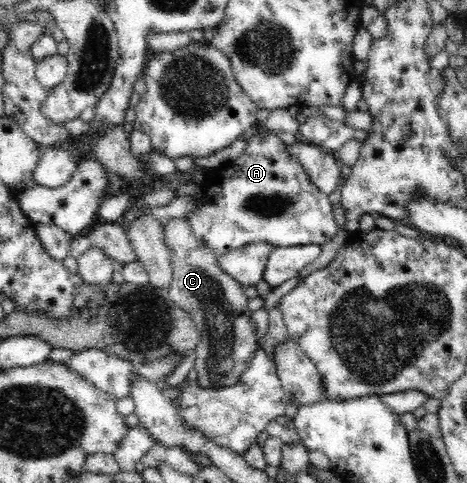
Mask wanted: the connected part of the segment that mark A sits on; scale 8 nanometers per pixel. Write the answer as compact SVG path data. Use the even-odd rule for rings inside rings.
M260 131L249 139L245 151L236 160L205 173L205 178L200 183L201 192L192 195L197 206L186 215L196 239L221 256L252 242L266 242L274 248L324 245L338 235L342 226L336 223L332 213L334 197L326 195L311 182L297 159L287 154L286 147L288 145L280 141L274 132Z

